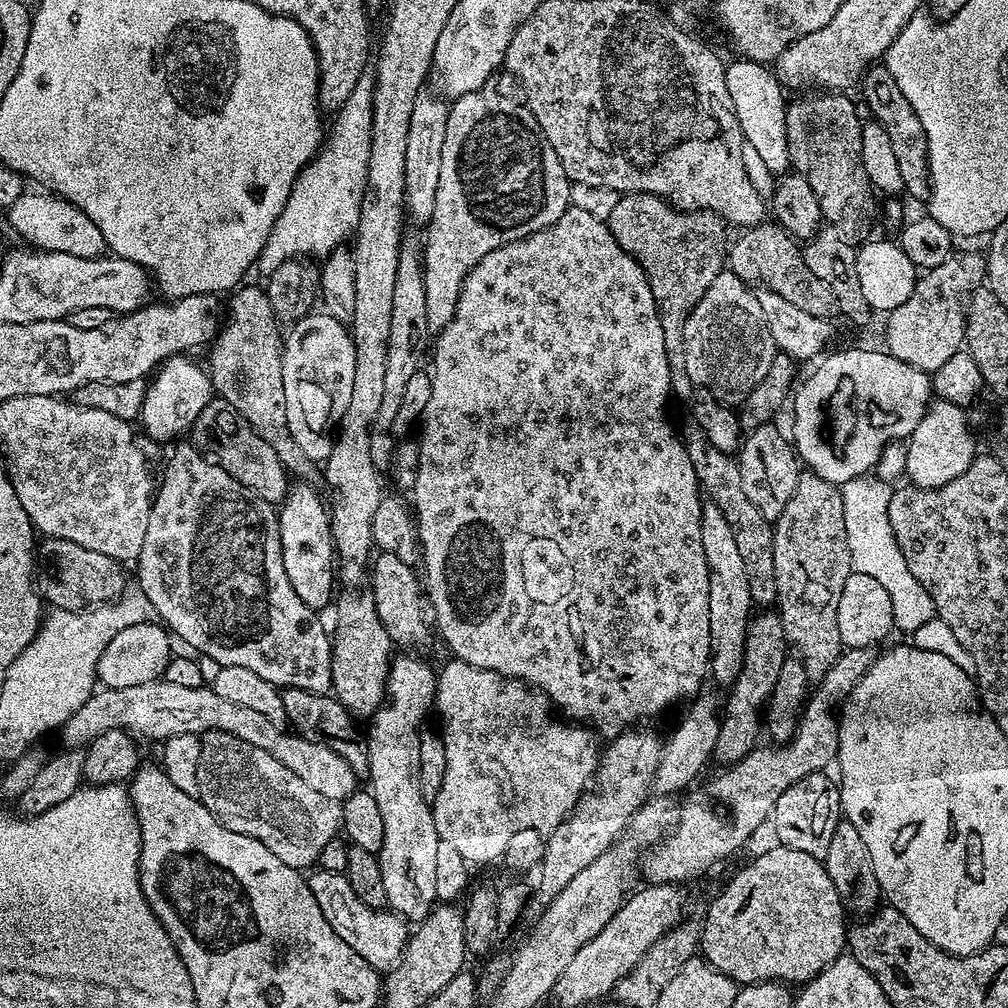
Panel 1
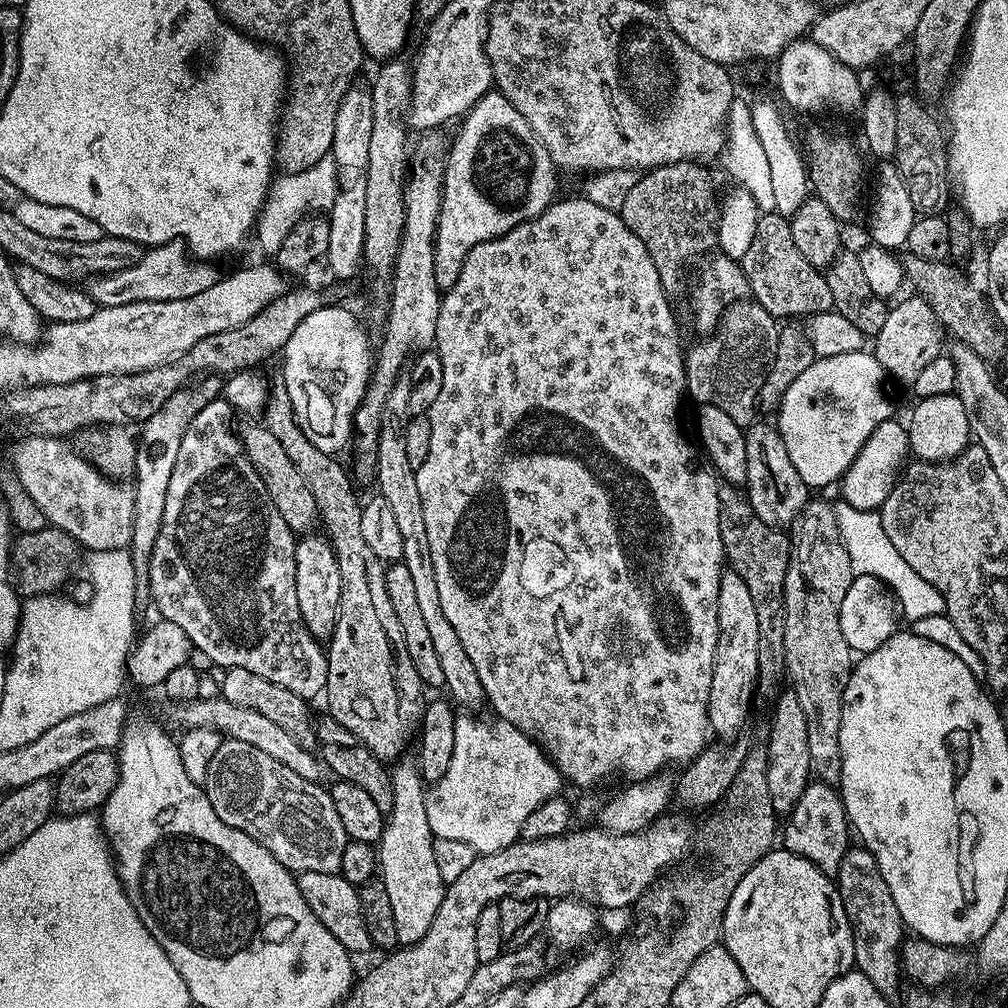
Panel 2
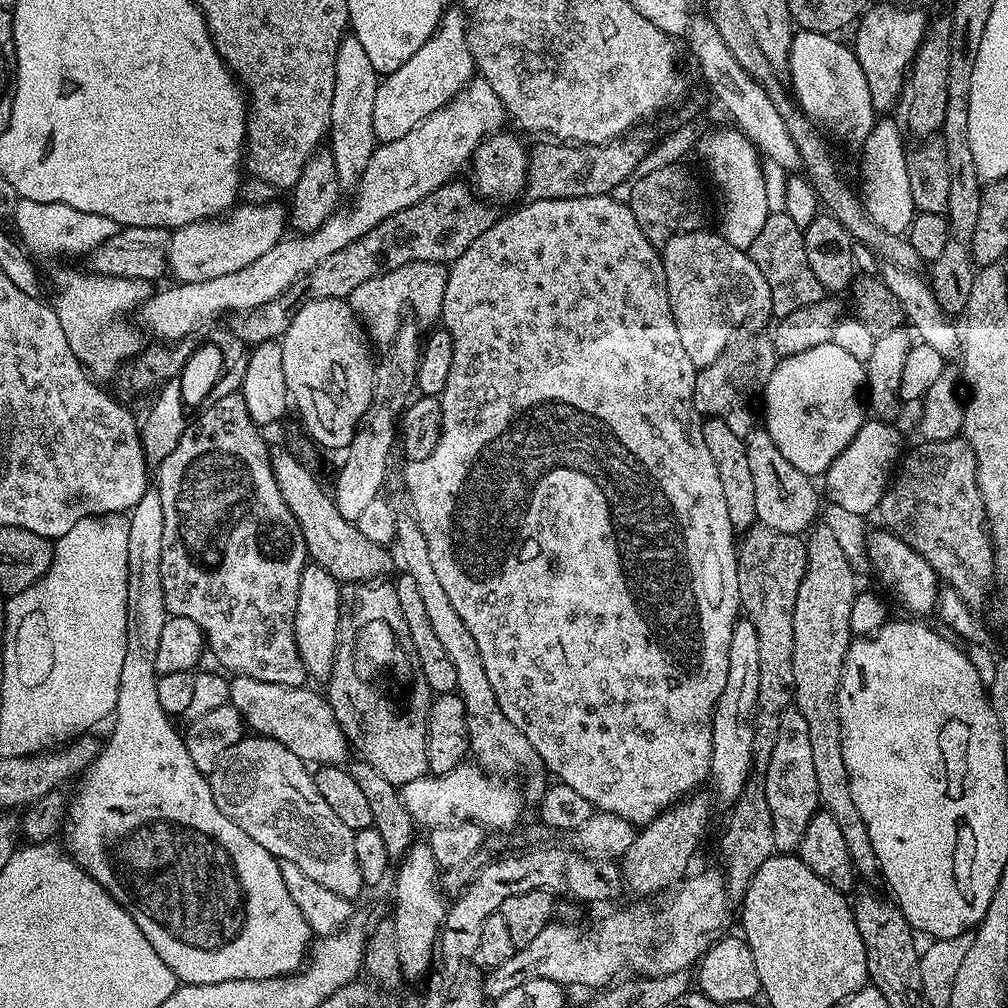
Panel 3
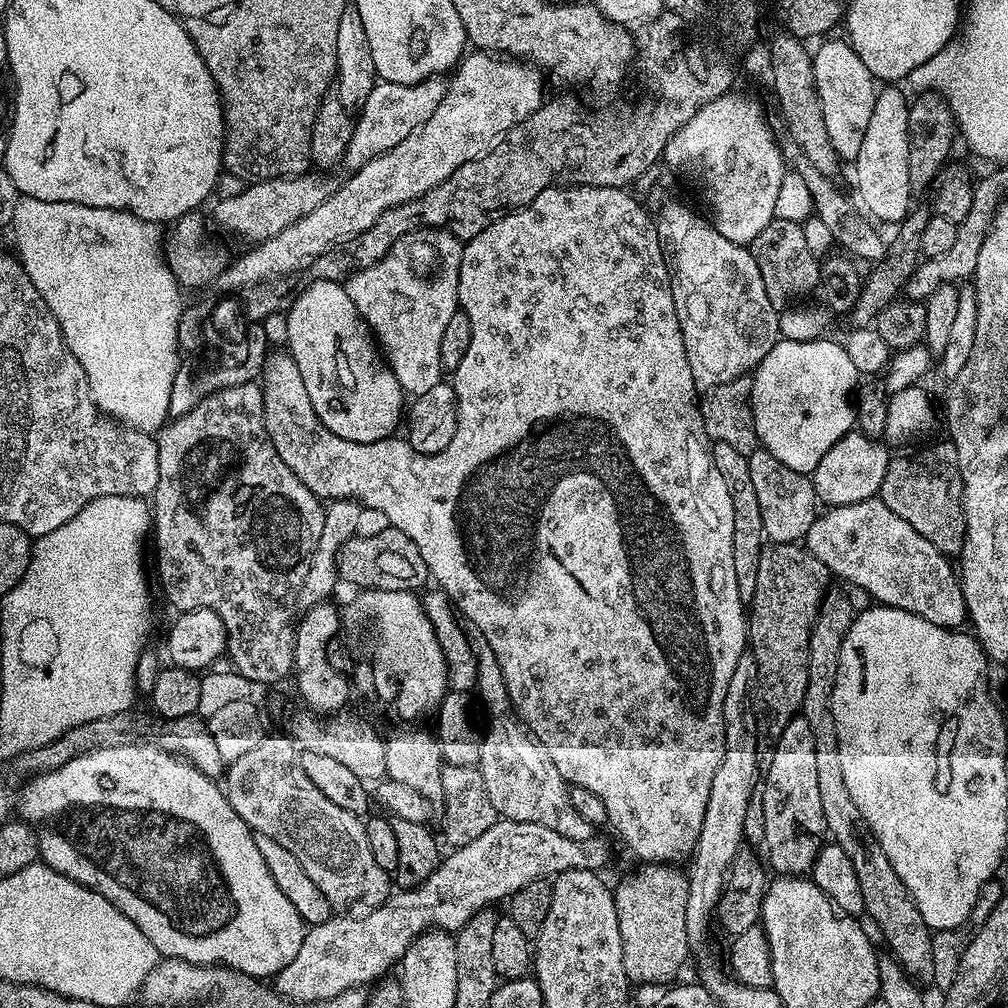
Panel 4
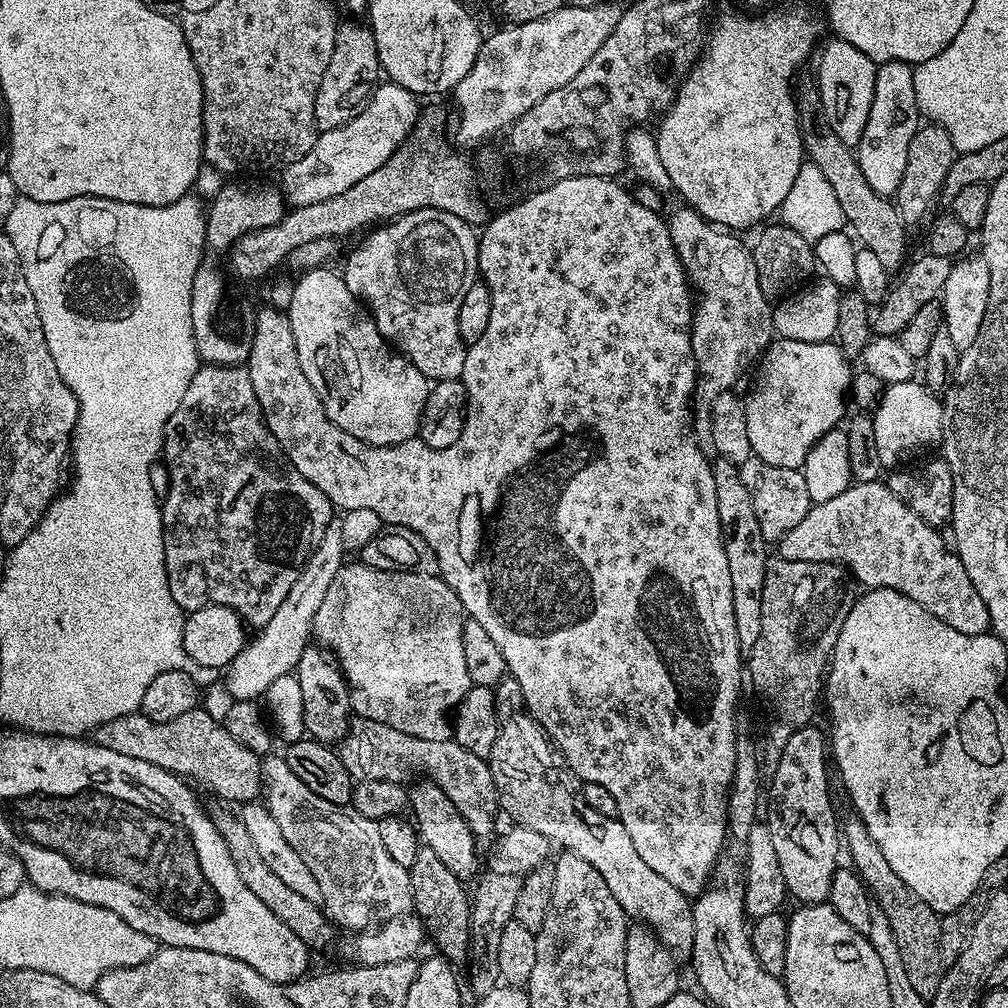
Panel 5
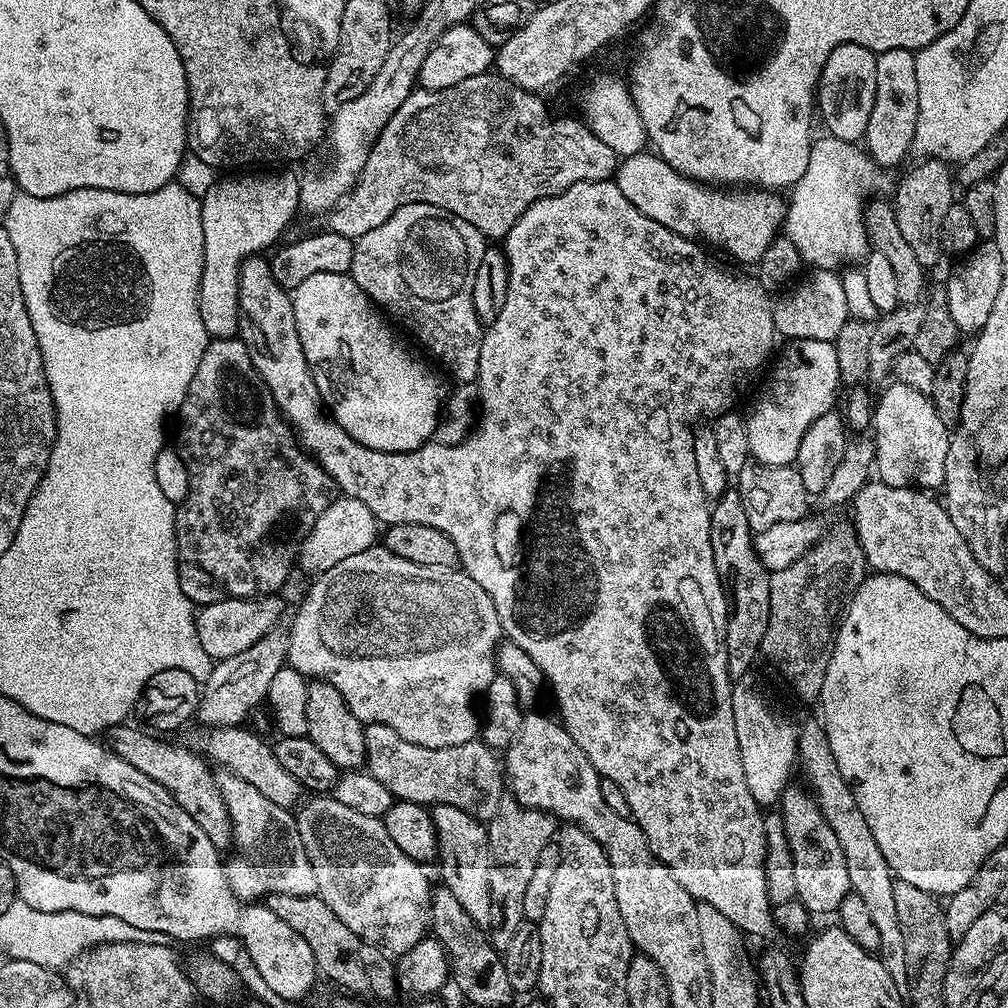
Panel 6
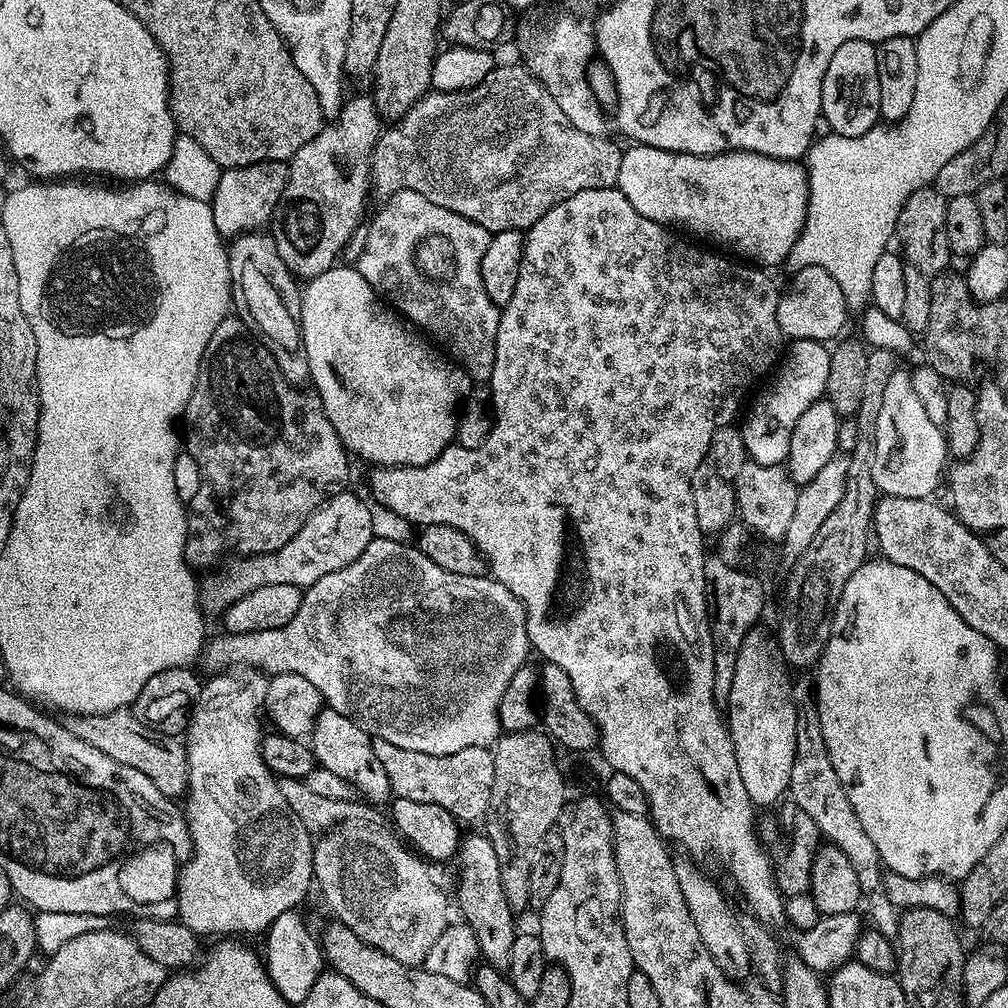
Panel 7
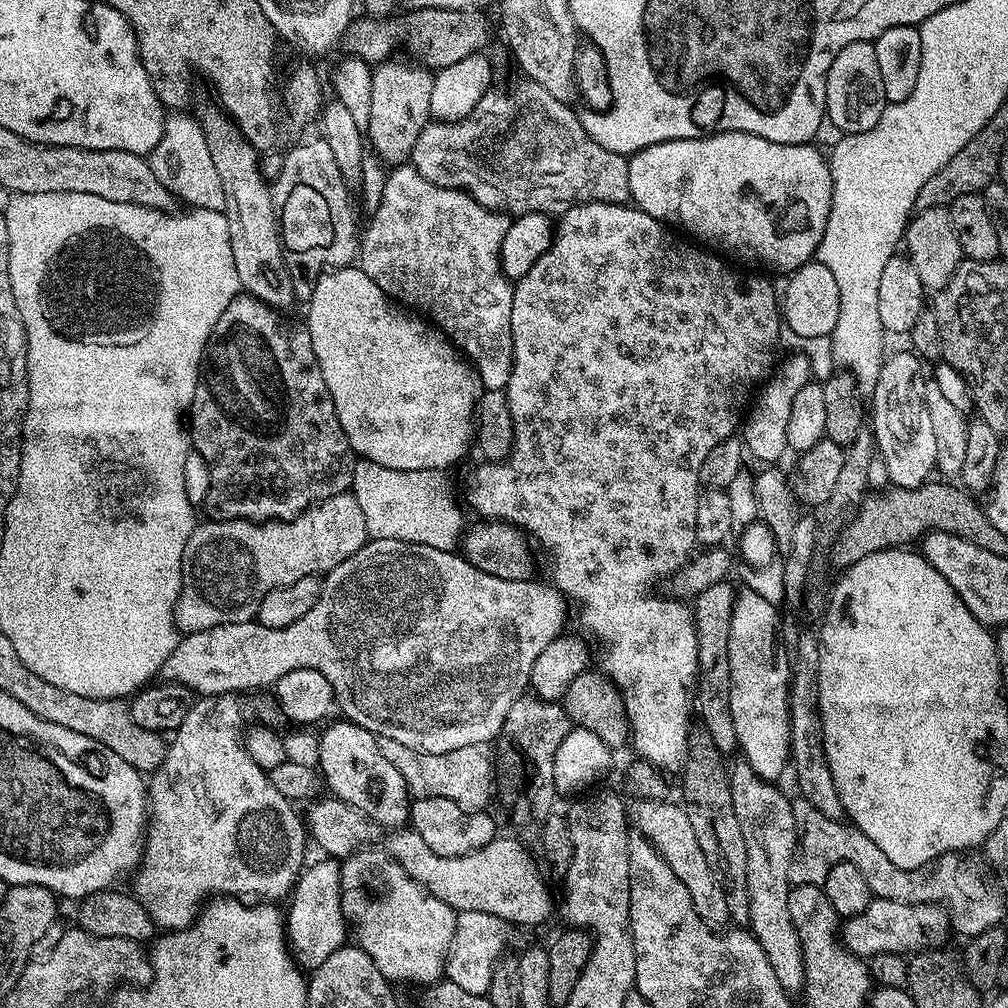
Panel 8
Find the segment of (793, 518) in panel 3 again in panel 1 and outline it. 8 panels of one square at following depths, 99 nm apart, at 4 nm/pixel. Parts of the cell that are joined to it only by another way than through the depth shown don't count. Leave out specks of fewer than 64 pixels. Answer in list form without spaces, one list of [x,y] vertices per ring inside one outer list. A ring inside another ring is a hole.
[[[771,422],[747,433],[738,453],[742,490],[746,490],[746,498],[750,498],[750,502],[754,502],[754,506],[758,506],[760,513],[770,522],[775,522],[782,510],[786,510],[786,502],[790,502],[802,471],[801,461],[791,439],[785,433],[783,436],[775,426]]]

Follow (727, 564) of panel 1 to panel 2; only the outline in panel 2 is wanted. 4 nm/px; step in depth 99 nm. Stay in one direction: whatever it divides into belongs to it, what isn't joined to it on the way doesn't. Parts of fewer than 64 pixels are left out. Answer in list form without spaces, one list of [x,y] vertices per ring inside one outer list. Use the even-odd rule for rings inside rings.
[[[725,570],[720,576],[718,586],[718,646],[714,656],[714,674],[710,684],[710,698],[708,699],[708,727],[716,732],[721,741],[731,742],[741,735],[744,723],[748,720],[751,710],[752,692],[757,691],[758,681],[758,610],[754,610],[754,598],[750,598],[750,590],[746,582],[738,578],[738,574]]]

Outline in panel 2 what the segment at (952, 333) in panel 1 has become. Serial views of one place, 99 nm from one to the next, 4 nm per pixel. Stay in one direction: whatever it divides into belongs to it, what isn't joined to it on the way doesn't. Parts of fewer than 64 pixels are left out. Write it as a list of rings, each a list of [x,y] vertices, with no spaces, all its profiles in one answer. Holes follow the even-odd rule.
[[[909,295],[905,300],[897,299],[895,301],[897,304],[893,303],[889,307],[886,322],[882,322],[882,330],[878,330],[874,338],[874,344],[876,344],[874,354],[878,362],[891,379],[893,376],[898,383],[904,386],[911,386],[918,378],[918,374],[922,374],[922,369],[929,362],[934,362],[934,358],[941,356],[943,348],[940,347],[944,344],[944,338],[946,339],[927,301],[920,295]]]

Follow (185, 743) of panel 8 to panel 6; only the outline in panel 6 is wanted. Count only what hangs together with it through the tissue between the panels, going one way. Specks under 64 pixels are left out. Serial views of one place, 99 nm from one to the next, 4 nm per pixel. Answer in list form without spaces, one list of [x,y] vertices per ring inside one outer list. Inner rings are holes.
[[[273,630],[270,634],[258,638],[258,642],[250,646],[250,650],[242,650],[242,654],[215,661],[210,678],[200,693],[198,720],[212,728],[234,728],[243,725],[244,719],[259,704],[261,707],[265,703],[270,681],[280,668],[285,667],[287,659],[288,637],[283,631]],[[227,770],[219,773],[218,783],[232,823],[230,844],[236,847],[236,857],[232,860],[232,868],[230,866],[232,893],[245,902],[260,902],[274,894],[315,896],[314,866],[310,866],[310,858],[306,858],[302,838],[296,829],[295,815],[289,809],[270,802],[270,798],[266,798],[262,790],[254,790],[250,782],[232,775]]]

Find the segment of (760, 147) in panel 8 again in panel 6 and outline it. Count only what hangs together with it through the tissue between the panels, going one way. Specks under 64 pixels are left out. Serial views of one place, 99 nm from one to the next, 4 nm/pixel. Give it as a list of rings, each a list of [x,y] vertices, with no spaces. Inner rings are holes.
[[[648,150],[623,157],[619,161],[614,179],[618,190],[622,190],[622,194],[626,194],[629,202],[634,202],[634,206],[638,206],[638,210],[642,210],[646,218],[654,218],[654,222],[662,222],[666,230],[674,230],[674,234],[684,236],[688,240],[709,240],[714,247],[729,252],[734,259],[741,260],[744,264],[755,265],[760,261],[762,254],[766,254],[766,248],[770,246],[770,242],[774,242],[777,236],[781,235],[784,227],[786,200],[783,195],[755,186],[729,190],[724,186],[702,184],[674,170],[674,166],[670,166],[662,157]]]

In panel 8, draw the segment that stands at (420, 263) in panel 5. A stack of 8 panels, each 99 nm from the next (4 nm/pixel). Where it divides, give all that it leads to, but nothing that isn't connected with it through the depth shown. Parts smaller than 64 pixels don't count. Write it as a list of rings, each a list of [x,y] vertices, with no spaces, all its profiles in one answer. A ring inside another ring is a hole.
[[[396,166],[387,173],[385,178],[385,189],[382,193],[382,200],[378,204],[376,212],[371,213],[368,229],[363,229],[359,237],[358,267],[374,282],[379,288],[391,296],[393,300],[409,309],[415,310],[419,315],[427,318],[435,324],[441,332],[448,335],[448,339],[456,345],[457,349],[470,361],[471,367],[480,376],[480,383],[487,390],[507,389],[510,370],[512,369],[512,335],[510,334],[510,310],[512,309],[513,281],[505,276],[500,269],[500,251],[502,240],[506,238],[506,232],[510,223],[509,217],[502,212],[492,212],[484,208],[472,196],[466,195],[453,188],[434,186],[434,182],[426,182],[422,174],[418,174],[411,166]]]

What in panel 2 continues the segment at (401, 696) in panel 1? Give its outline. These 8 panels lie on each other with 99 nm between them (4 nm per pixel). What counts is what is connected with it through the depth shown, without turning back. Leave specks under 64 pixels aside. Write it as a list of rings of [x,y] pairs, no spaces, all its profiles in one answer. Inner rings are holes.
[[[397,759],[390,768],[393,808],[386,815],[384,833],[378,843],[378,879],[386,886],[394,909],[394,930],[398,930],[396,942],[400,946],[418,942],[430,930],[446,887],[434,863],[434,837],[430,818],[426,818],[426,785],[420,776],[420,765],[415,759],[404,759]]]

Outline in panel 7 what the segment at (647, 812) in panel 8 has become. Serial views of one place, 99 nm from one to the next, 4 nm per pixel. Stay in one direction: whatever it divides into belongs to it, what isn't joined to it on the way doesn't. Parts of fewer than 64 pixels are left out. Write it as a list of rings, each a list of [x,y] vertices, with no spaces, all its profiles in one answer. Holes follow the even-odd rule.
[[[677,857],[673,864],[675,866],[675,877],[678,886],[682,889],[682,896],[686,901],[690,918],[697,926],[698,936],[702,939],[702,944],[723,972],[737,974],[736,972],[748,972],[749,958],[747,944],[738,926],[738,916],[733,912],[729,902],[717,884],[712,882],[699,868],[701,868],[691,857]]]

